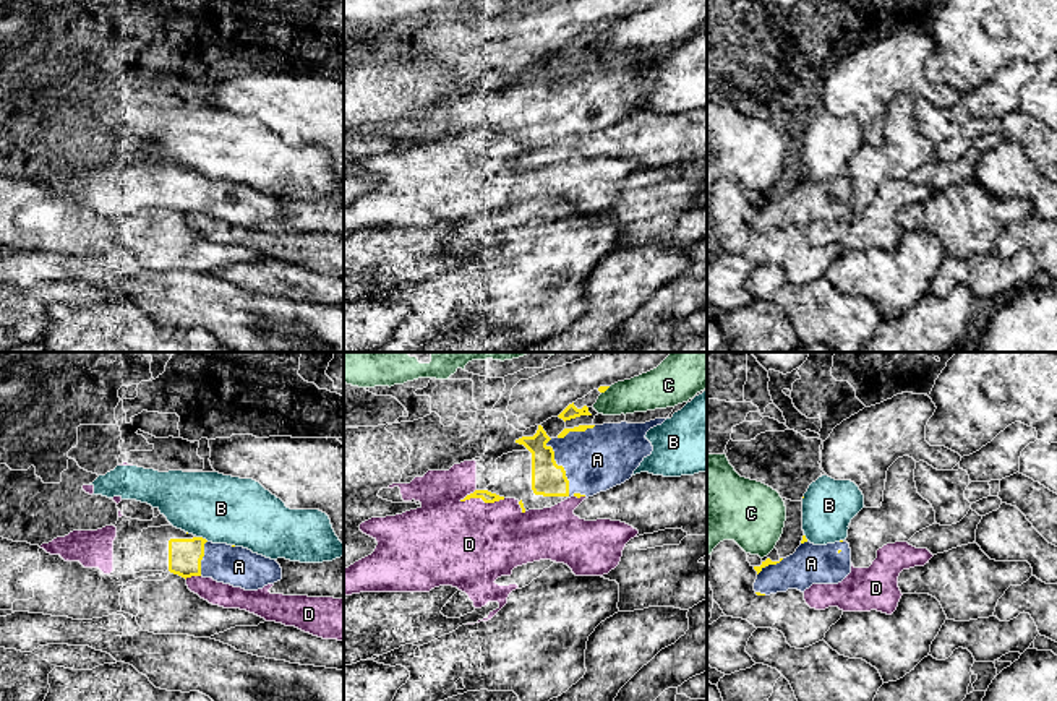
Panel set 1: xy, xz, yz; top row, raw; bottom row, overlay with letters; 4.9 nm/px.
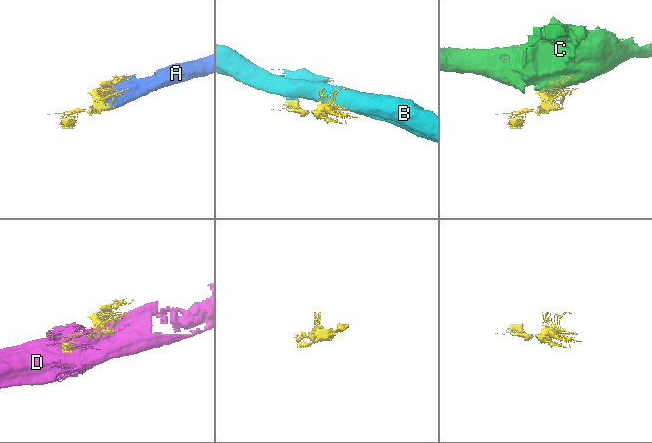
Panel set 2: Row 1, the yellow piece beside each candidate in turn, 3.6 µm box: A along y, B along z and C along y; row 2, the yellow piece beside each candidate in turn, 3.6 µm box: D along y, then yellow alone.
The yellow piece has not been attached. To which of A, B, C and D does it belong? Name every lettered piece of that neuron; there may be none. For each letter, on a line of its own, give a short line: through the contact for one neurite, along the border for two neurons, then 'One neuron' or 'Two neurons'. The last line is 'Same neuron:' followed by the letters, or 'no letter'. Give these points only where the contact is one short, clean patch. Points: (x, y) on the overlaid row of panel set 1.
A: One neuron
B: Two neurons
C: Line: xz (610, 387), (602, 393). Two neurons
D: Two neurons
Same neuron: A

